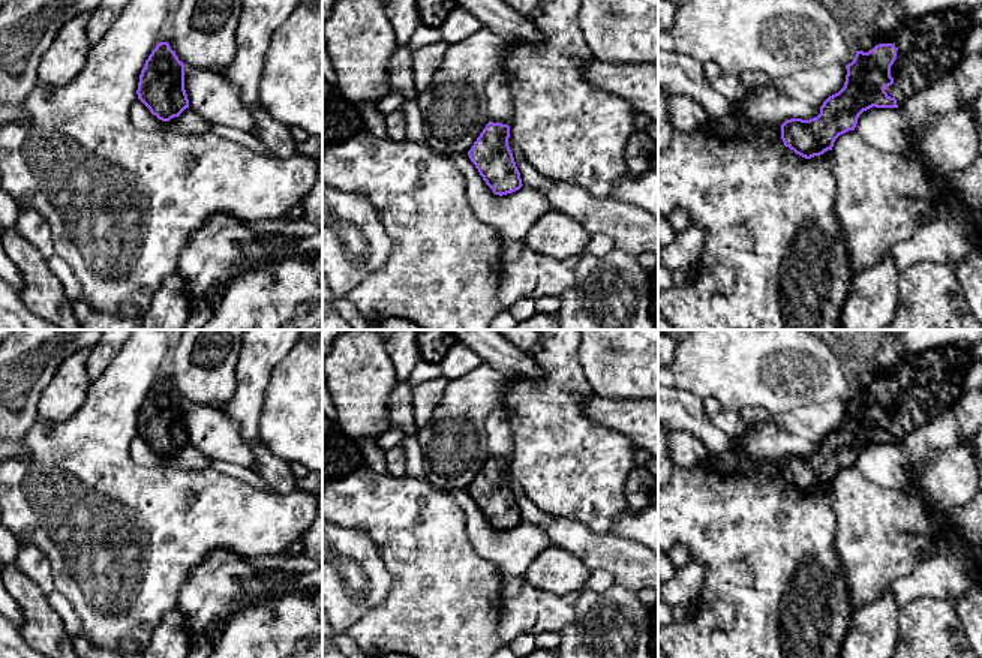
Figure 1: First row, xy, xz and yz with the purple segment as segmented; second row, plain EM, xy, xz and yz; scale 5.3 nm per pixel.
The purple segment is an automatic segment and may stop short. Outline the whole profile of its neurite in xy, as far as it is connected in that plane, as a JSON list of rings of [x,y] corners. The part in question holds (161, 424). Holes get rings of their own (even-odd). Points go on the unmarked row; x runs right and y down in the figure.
[[[159,378],[145,396],[136,430],[162,457],[169,457],[189,444],[184,426],[184,400],[168,378]]]

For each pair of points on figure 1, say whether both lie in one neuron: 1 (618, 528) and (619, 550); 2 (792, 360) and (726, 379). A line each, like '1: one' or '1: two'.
1: two
2: one

